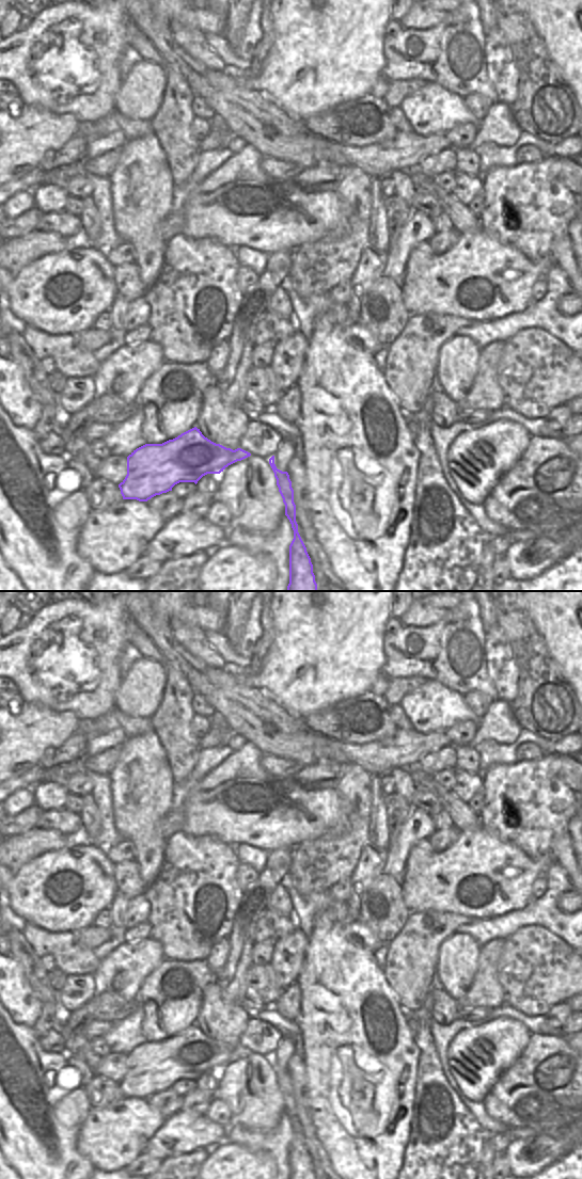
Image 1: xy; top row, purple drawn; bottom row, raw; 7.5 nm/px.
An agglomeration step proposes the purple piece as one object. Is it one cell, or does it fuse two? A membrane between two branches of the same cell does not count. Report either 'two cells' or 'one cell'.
one cell

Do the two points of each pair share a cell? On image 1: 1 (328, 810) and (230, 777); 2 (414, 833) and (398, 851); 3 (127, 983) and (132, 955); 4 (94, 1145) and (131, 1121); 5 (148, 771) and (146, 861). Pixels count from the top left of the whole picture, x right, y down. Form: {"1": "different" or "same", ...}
{"1": "same", "2": "same", "3": "same", "4": "same", "5": "same"}

